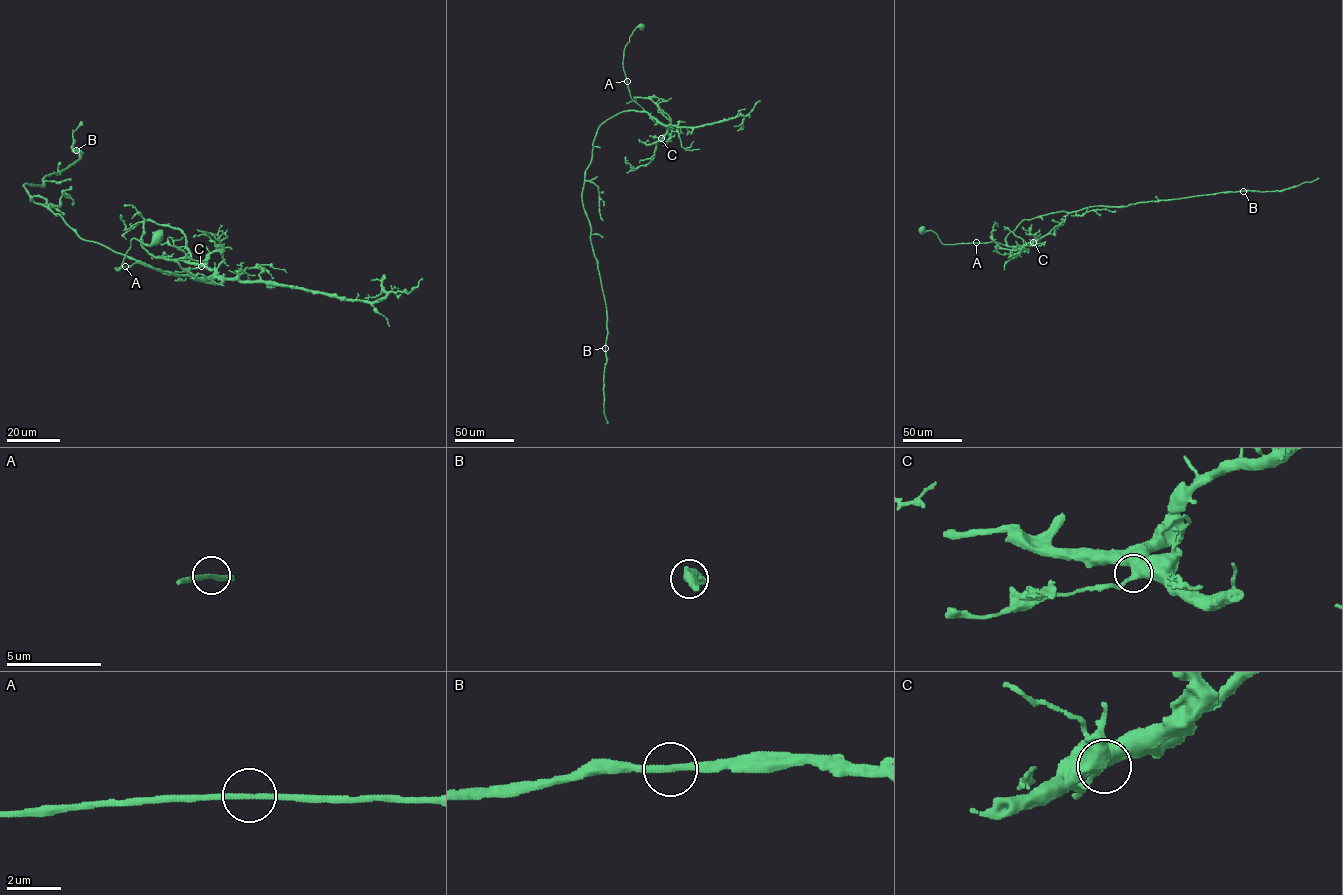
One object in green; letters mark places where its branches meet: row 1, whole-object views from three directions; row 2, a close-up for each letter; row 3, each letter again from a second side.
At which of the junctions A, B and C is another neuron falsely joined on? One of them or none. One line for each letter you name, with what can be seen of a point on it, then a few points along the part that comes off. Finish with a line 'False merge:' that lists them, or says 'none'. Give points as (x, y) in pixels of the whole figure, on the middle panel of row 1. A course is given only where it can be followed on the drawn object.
False merge: none

